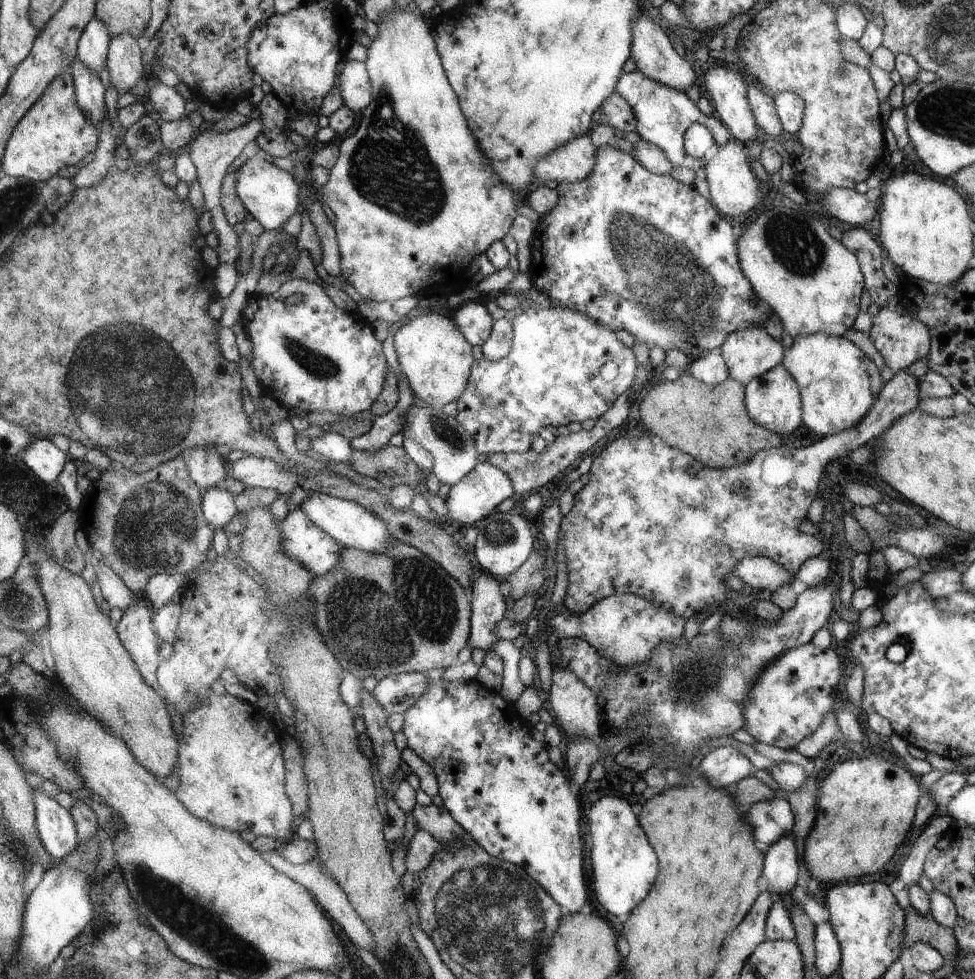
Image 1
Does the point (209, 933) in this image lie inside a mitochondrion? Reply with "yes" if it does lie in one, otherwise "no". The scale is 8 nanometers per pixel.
yes

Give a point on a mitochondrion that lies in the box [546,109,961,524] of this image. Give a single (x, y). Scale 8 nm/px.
(667, 285)

